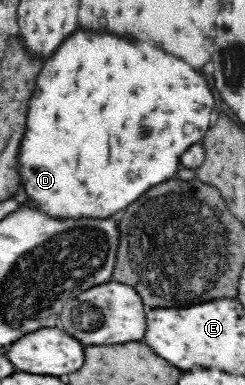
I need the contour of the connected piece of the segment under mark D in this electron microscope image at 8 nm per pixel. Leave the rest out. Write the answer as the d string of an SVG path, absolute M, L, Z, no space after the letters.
M76 30L64 44L50 56L50 60L44 62L42 72L38 76L34 96L31 96L27 113L25 116L24 137L22 137L22 148L18 156L18 172L22 176L24 192L28 194L28 200L42 210L44 214L58 218L58 220L70 220L70 218L110 218L122 208L130 206L134 200L138 200L146 190L161 182L176 178L177 172L182 168L181 154L186 152L190 146L201 143L206 130L210 126L210 114L214 106L214 96L210 92L210 86L206 78L184 64L182 60L174 58L172 54L166 54L158 48L150 48L150 44L130 44L126 38L110 36L110 34L94 34L86 30Z

